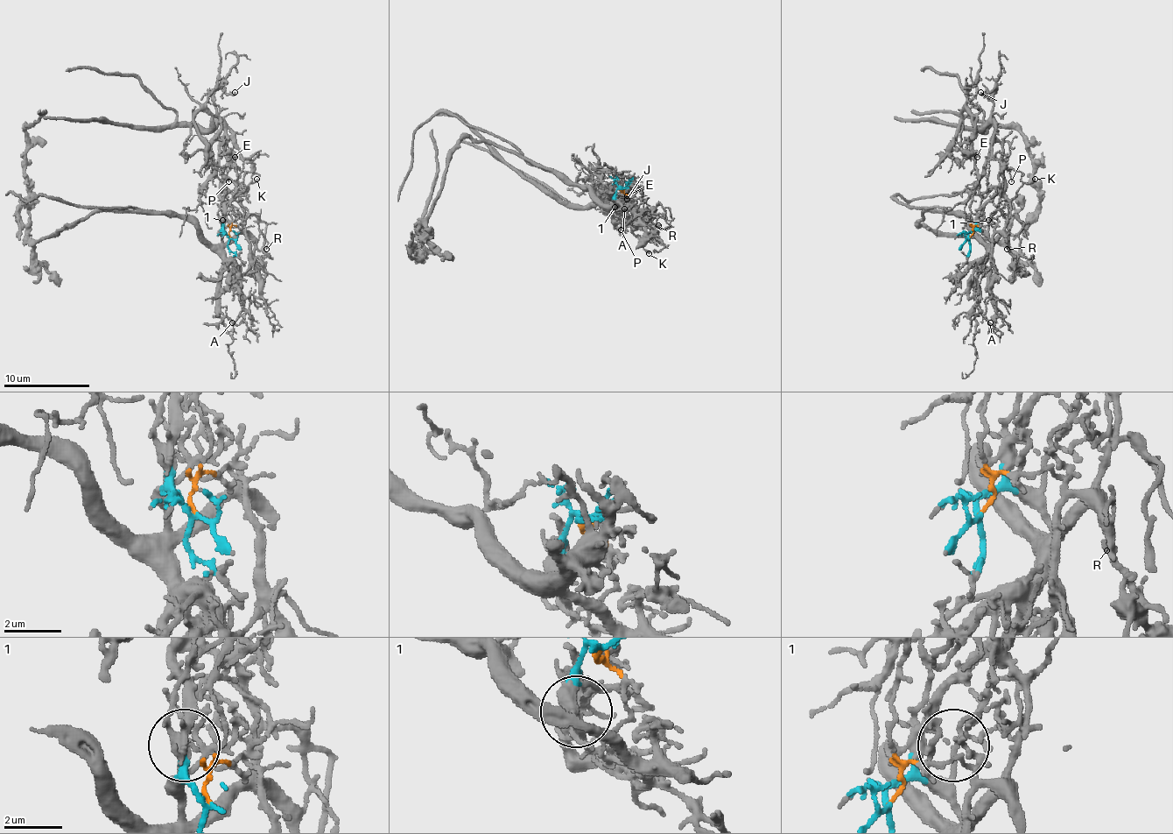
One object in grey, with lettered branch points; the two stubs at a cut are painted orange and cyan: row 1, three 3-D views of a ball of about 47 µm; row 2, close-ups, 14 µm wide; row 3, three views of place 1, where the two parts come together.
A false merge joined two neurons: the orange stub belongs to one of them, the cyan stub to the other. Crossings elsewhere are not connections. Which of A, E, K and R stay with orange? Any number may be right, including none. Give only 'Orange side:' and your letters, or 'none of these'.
Orange side: E

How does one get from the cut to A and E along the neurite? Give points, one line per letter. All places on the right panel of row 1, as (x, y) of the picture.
A: (969, 238), (971, 232), (979, 229), (990, 243), (990, 253), (973, 272), (969, 294), (988, 324), (990, 322)
E: (969, 238), (973, 225), (969, 217), (971, 195), (978, 170), (973, 166), (969, 140), (966, 148), (978, 157)

